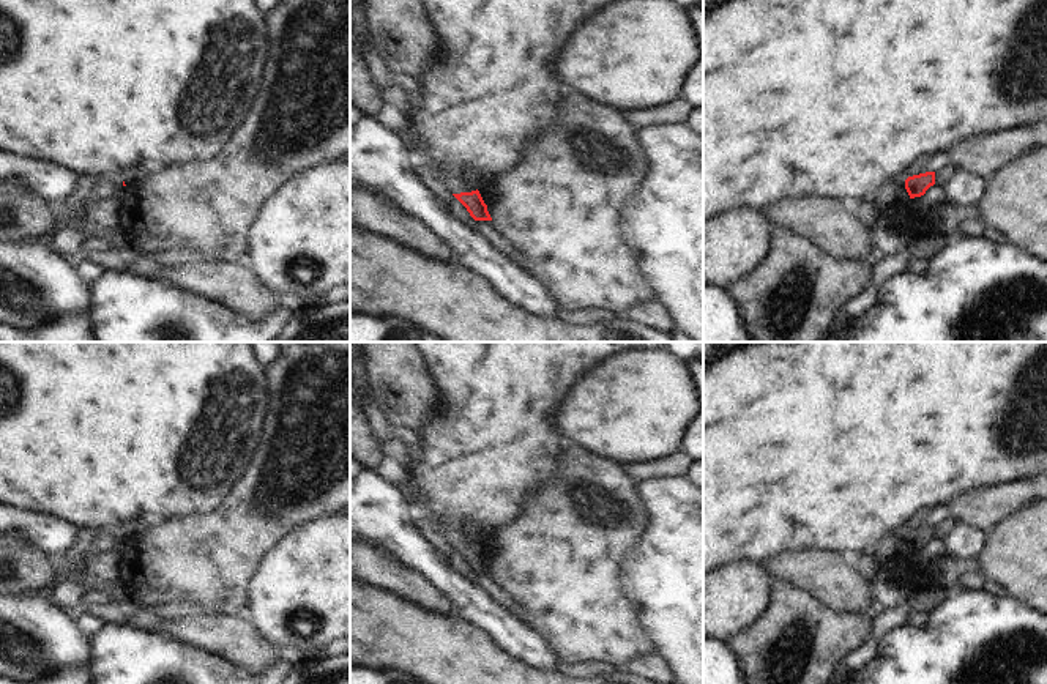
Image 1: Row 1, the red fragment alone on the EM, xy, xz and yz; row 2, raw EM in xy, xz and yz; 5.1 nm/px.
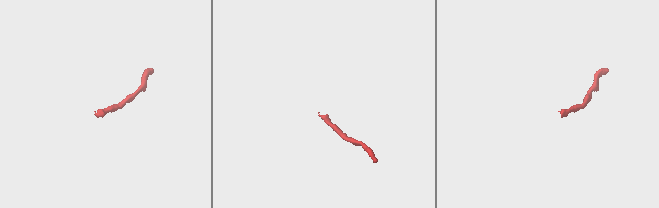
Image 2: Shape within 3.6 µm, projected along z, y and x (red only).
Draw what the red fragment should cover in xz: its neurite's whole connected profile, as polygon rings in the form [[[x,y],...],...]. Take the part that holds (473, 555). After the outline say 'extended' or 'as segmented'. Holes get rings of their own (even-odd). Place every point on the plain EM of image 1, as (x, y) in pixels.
[[[473,525],[465,528],[443,528],[434,536],[434,542],[451,545],[475,574],[492,574],[478,541],[479,533]]]; extended

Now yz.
[[[926,525],[908,531],[900,528],[874,547],[869,555],[875,558],[891,558],[899,567],[910,552],[924,548],[933,537],[935,525]]]; extended

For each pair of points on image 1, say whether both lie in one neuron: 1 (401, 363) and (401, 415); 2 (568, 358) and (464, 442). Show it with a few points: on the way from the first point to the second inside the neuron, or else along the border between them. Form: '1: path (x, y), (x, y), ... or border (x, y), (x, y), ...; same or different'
1: path (401, 375), (401, 402); same
2: path (543, 363), (489, 416); same

